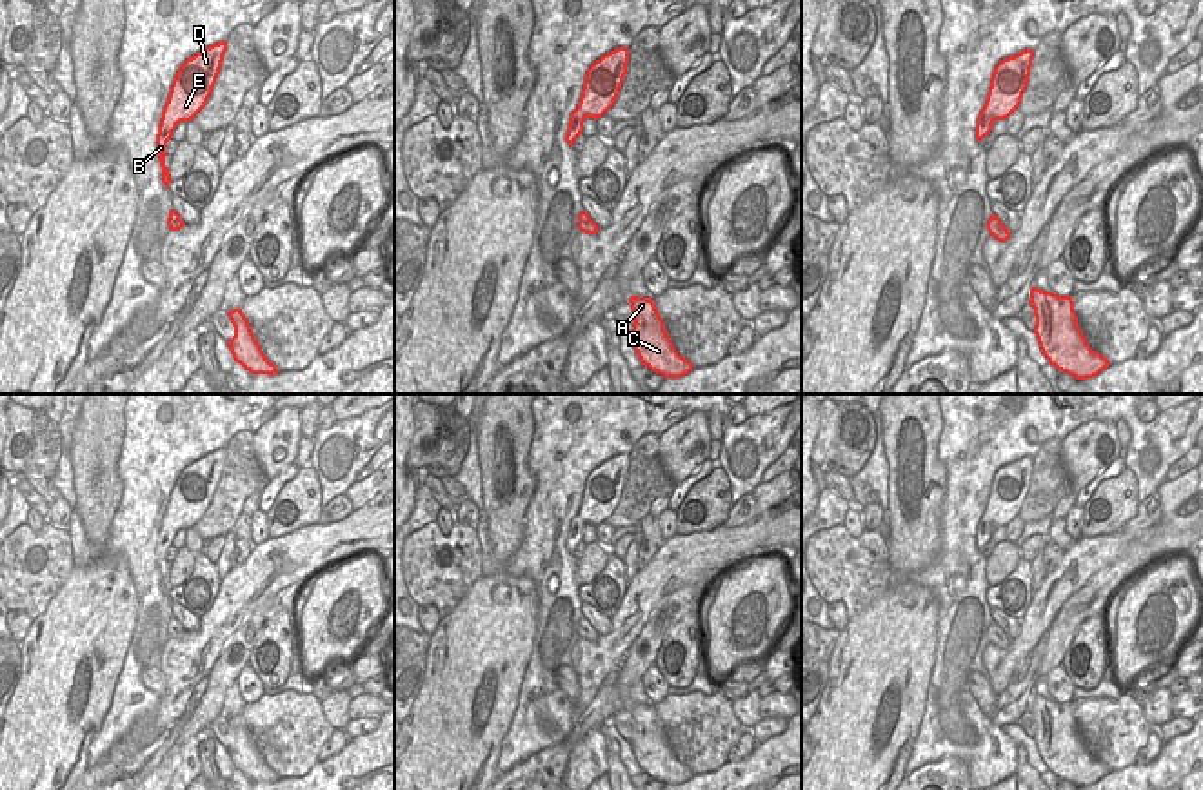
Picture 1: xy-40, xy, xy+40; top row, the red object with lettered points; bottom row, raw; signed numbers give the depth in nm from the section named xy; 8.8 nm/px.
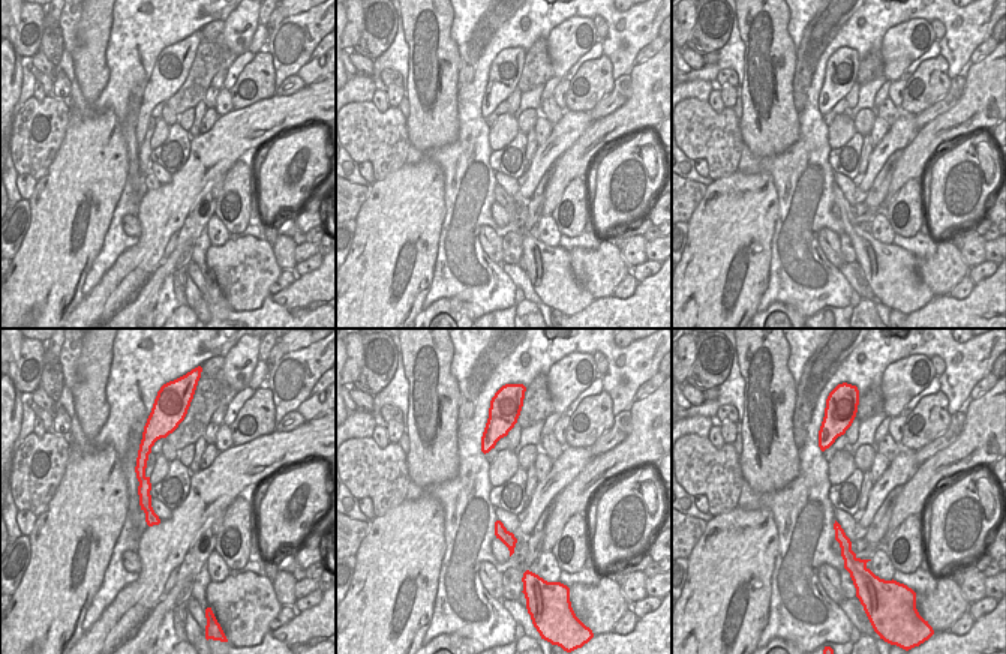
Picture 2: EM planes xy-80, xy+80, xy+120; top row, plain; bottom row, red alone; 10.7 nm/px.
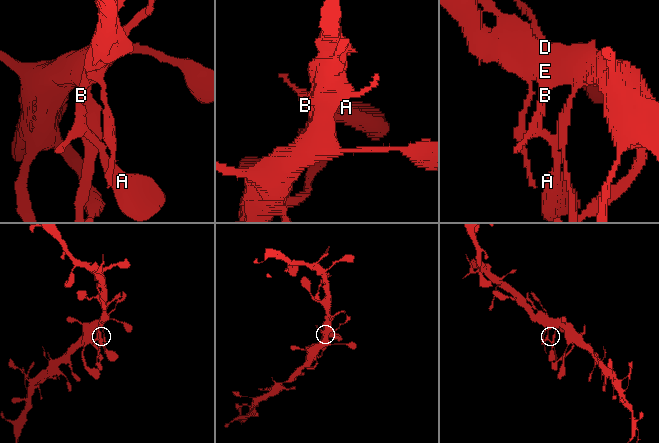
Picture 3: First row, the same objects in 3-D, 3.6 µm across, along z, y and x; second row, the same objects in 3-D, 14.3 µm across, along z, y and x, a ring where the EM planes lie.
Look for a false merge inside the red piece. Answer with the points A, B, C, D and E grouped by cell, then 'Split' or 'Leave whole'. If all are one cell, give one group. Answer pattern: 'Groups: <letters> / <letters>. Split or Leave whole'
Groups: A B C D E. Leave whole.

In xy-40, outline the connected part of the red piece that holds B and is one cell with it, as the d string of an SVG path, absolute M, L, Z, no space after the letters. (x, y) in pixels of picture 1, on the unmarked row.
M222 447L187 465L171 492L162 518L156 559L162 574L162 590L169 596L171 581L165 572L165 554L180 528L191 528L205 514L222 476L227 449Z

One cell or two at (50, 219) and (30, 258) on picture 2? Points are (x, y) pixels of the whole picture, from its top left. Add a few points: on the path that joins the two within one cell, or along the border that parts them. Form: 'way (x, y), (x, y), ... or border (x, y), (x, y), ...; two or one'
way (50, 228), (50, 239), (39, 249); one

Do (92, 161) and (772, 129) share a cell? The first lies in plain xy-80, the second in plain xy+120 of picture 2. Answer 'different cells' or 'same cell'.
different cells

